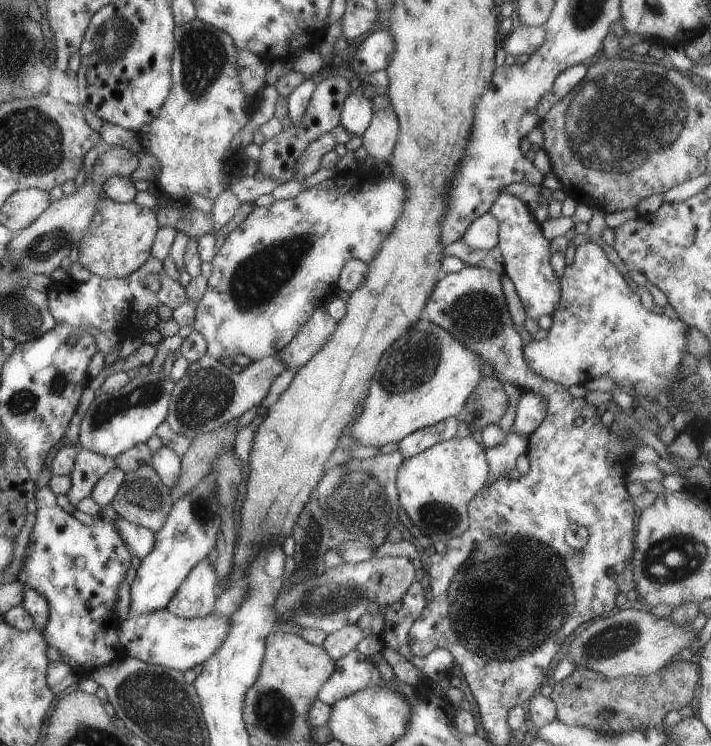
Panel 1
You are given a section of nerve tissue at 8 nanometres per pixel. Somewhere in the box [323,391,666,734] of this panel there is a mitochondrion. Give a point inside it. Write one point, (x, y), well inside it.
(613, 638)

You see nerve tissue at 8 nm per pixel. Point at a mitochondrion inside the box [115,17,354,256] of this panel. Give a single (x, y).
(203, 56)

